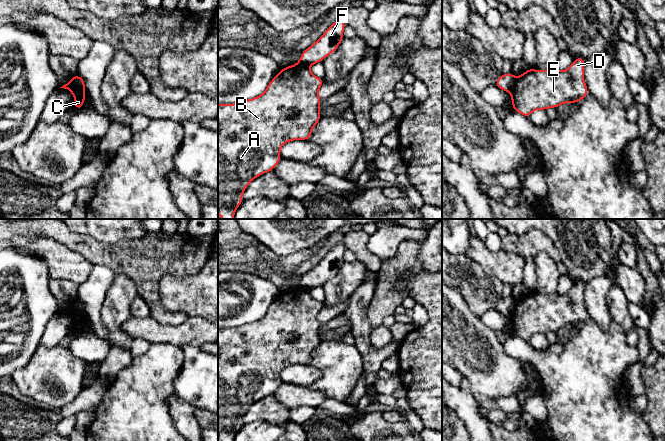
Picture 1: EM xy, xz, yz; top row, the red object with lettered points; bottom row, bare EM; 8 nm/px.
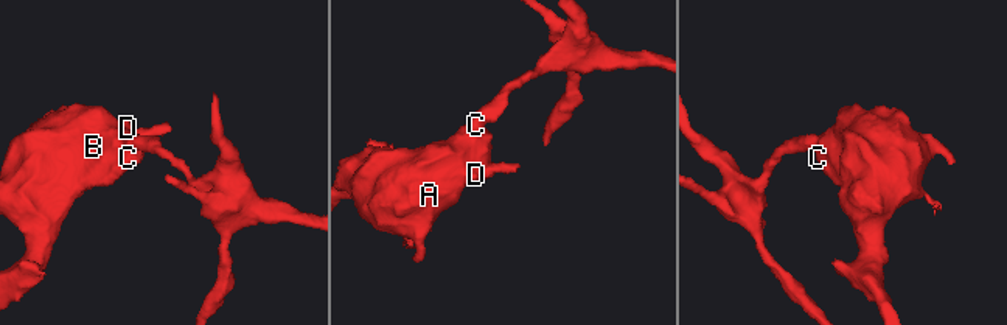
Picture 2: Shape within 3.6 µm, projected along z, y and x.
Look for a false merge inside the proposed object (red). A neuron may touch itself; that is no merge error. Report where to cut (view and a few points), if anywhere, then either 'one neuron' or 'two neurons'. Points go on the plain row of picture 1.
cut in xy along (70, 303), (74, 309), (84, 315); two neurons

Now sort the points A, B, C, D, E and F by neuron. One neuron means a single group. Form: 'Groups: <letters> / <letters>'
Groups: A B C D E / F

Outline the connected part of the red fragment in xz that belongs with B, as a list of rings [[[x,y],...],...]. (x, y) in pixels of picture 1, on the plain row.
[[[296,288],[282,292],[279,297],[271,304],[266,314],[261,319],[233,328],[218,328],[218,438],[221,441],[234,441],[236,433],[244,425],[242,418],[250,406],[266,396],[273,395],[276,389],[280,386],[282,383],[280,379],[280,372],[284,368],[293,364],[310,364],[312,353],[322,342],[319,332],[322,324],[318,320],[318,315],[323,307],[324,303],[313,299],[308,291]]]

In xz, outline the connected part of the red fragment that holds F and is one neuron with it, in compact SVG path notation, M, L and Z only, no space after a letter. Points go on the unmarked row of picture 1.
M343 240L333 247L323 259L310 271L304 274L297 289L309 291L312 288L320 287L325 281L335 276L343 261L343 254L346 250Z

